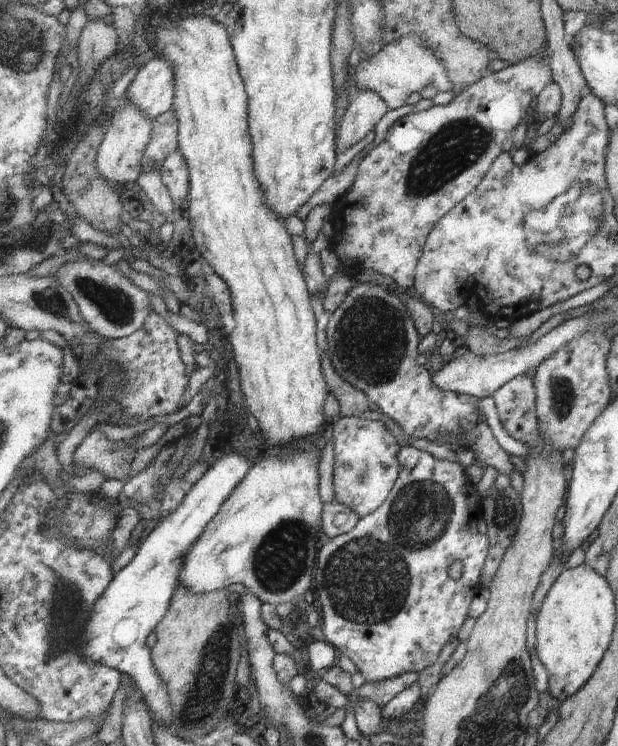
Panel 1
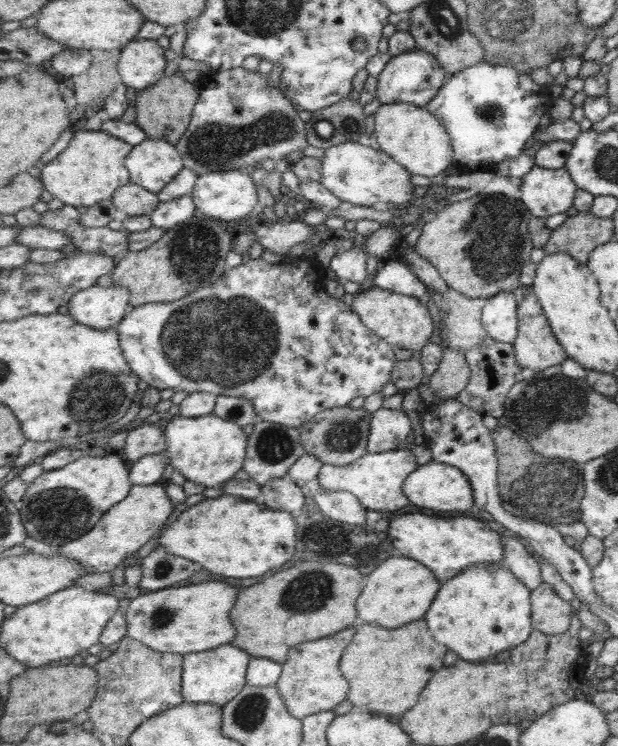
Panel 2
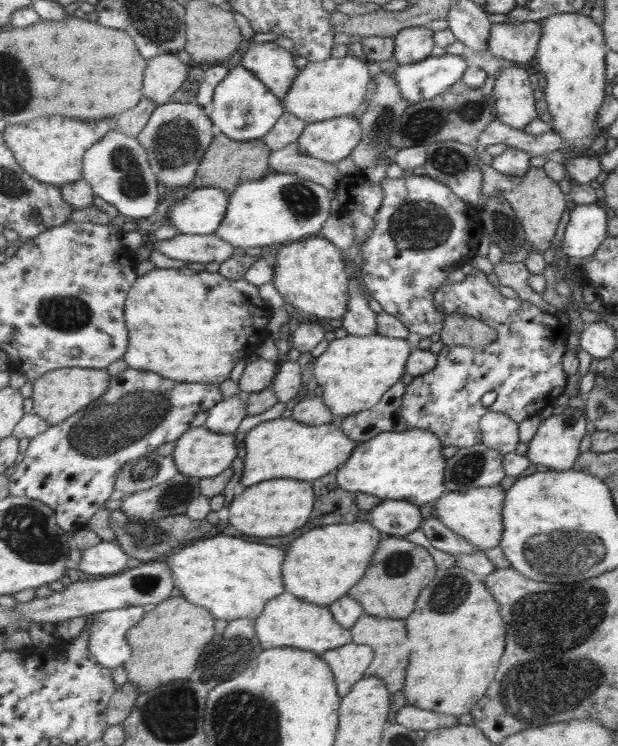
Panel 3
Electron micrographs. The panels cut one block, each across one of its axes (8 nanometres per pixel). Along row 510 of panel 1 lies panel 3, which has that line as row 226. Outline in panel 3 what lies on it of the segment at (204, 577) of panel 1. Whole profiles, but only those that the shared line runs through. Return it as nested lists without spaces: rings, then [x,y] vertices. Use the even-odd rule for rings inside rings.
[[[276,170],[259,180],[243,181],[229,195],[229,212],[216,234],[243,250],[311,238],[321,232],[331,214],[331,198],[325,185]]]

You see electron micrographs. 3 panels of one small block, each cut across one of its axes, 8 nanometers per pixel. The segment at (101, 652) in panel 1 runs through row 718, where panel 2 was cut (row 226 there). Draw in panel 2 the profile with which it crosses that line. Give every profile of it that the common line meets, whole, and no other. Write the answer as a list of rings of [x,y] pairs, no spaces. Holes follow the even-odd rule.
[[[191,195],[182,196],[177,200],[161,202],[150,214],[152,223],[159,229],[169,230],[184,223],[198,214],[198,208]]]

